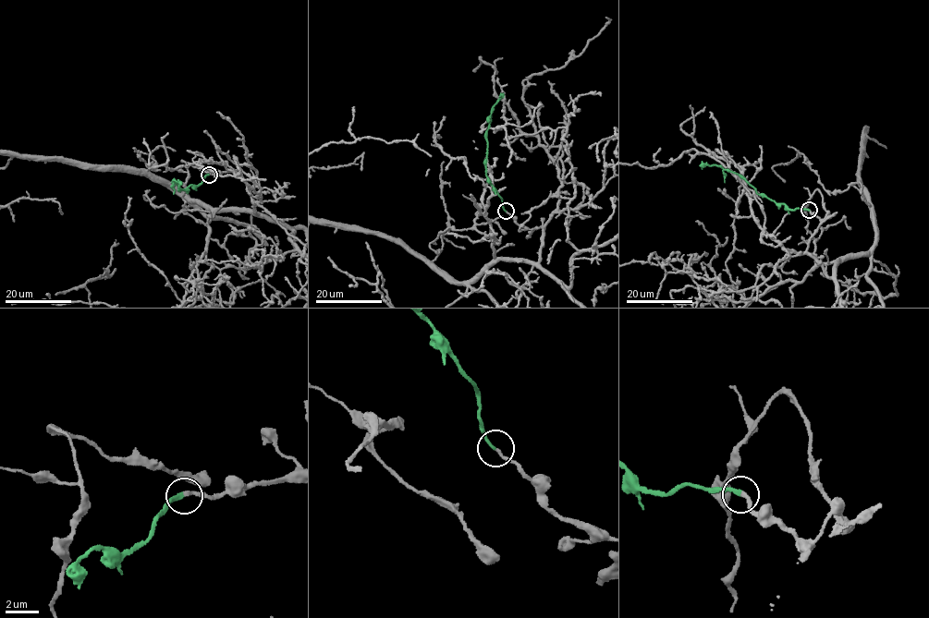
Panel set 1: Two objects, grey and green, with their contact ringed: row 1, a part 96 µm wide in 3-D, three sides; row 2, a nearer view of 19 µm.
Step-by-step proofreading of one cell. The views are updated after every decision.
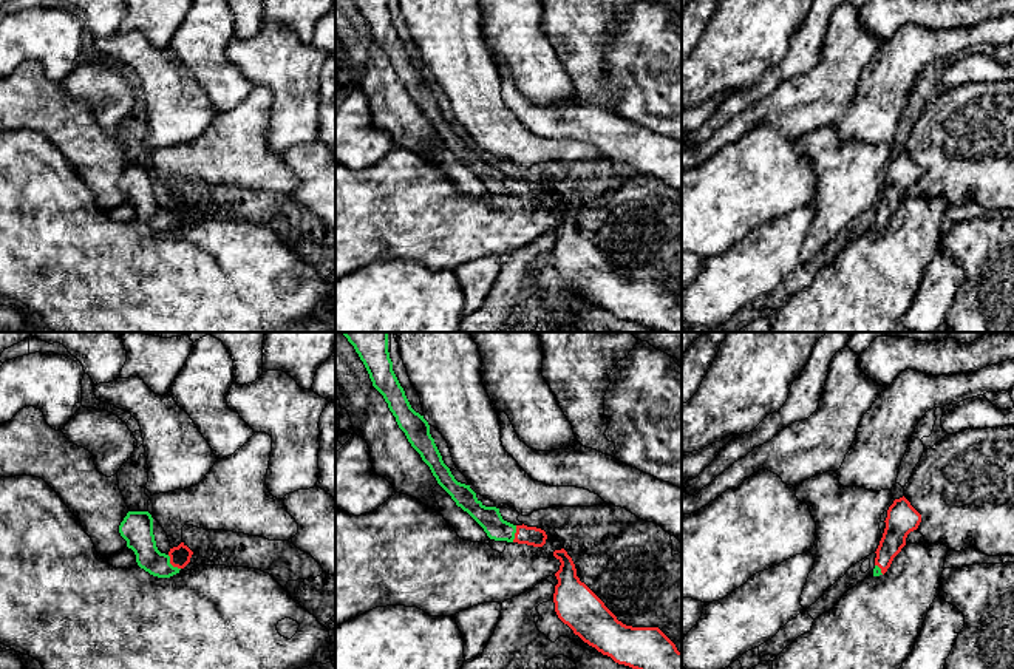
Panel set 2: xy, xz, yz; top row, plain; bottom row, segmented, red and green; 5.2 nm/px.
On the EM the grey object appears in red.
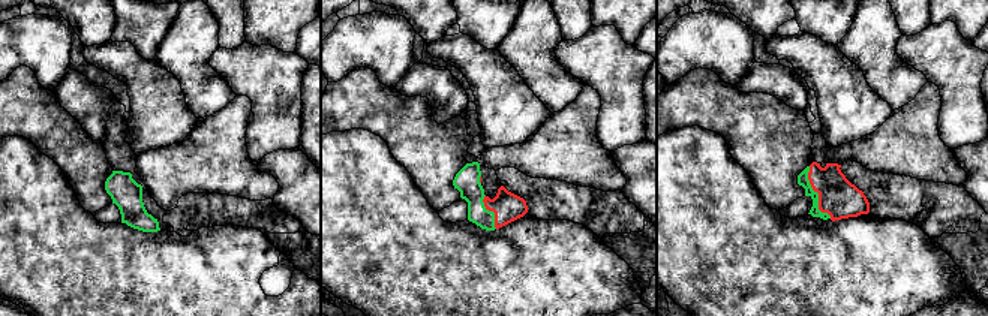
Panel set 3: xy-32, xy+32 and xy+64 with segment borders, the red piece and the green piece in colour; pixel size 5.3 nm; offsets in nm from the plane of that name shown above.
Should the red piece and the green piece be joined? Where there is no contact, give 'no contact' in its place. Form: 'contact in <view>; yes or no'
contact in xy; yes

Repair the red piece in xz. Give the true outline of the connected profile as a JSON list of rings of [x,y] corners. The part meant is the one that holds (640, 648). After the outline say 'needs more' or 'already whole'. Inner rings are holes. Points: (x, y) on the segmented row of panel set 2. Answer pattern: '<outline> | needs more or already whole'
[[[555,550],[553,556],[561,562],[555,573],[555,612],[575,635],[615,663],[632,669],[682,669],[682,652],[658,627],[632,627],[618,621],[580,581],[567,552]]] | already whole

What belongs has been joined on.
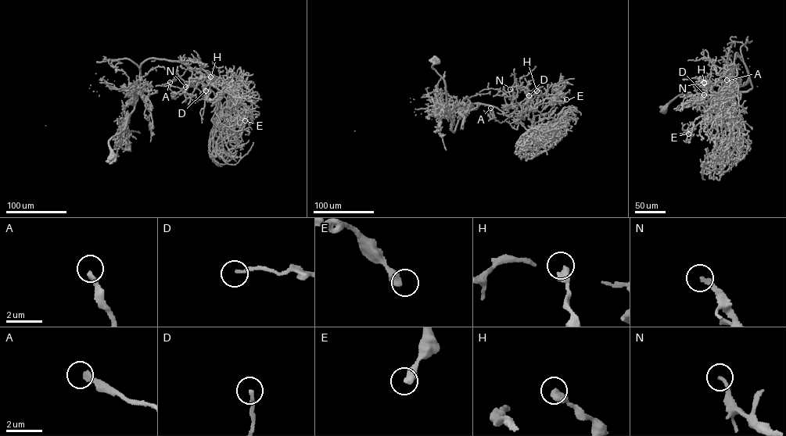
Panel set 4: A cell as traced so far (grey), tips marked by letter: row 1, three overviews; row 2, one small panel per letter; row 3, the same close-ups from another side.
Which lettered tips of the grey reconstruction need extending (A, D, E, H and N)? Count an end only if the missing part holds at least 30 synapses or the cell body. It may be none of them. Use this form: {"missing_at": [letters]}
{"missing_at": ["A", "N"]}

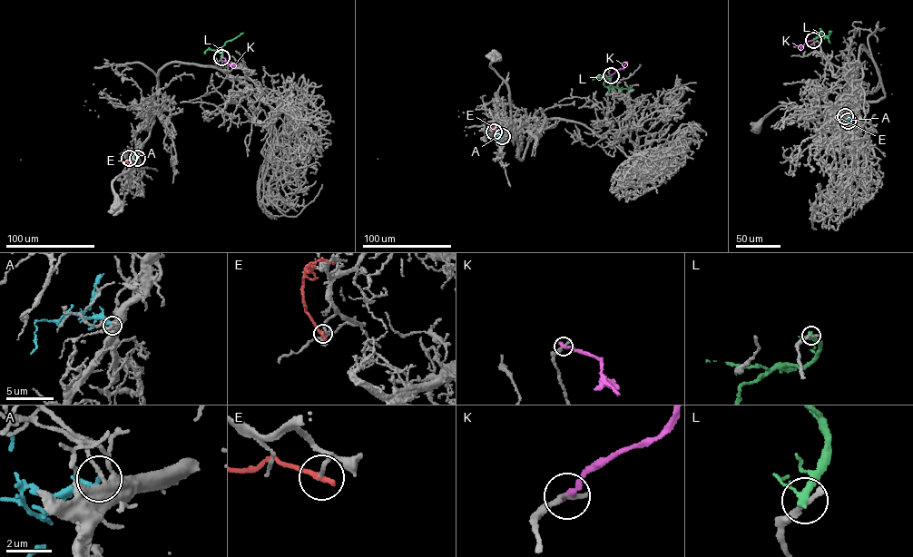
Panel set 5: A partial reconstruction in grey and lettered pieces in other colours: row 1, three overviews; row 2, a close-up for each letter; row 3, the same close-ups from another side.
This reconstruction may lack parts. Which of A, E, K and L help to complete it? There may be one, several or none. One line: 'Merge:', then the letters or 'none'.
Merge: none

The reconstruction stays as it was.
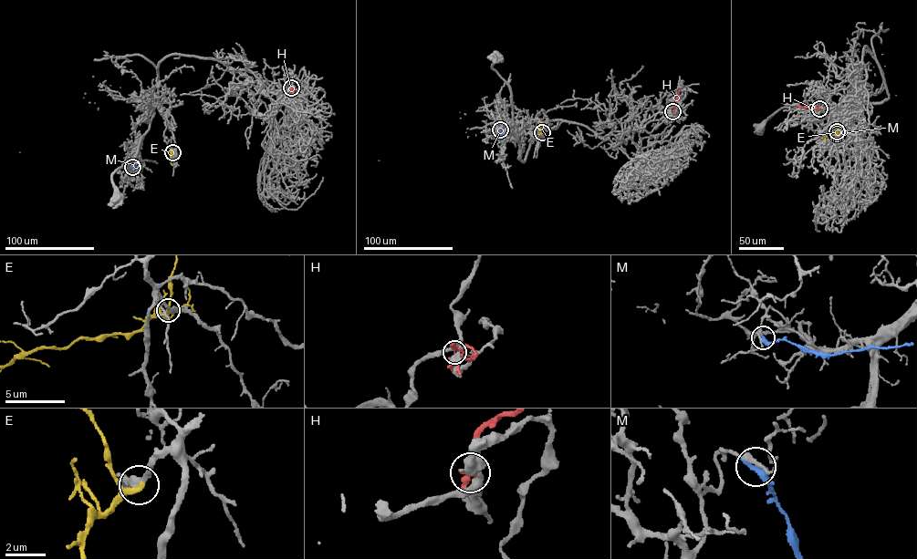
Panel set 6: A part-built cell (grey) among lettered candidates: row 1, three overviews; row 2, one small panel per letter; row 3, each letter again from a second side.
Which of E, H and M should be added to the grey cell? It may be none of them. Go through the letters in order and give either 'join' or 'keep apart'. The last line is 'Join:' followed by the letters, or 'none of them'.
E: join
H: keep apart
M: keep apart
Join: E

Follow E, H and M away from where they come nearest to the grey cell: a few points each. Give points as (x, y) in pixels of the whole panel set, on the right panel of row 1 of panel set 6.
E: (837, 133), (822, 140)
H: (819, 108), (797, 105)
M: (837, 131), (849, 132)

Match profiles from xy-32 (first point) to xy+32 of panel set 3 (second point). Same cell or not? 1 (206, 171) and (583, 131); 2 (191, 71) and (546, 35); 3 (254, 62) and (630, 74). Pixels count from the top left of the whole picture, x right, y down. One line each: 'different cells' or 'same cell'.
1: same cell
2: same cell
3: same cell

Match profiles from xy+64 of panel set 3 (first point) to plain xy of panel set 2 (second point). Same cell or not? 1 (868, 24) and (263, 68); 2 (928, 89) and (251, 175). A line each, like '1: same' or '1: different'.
1: different
2: same

